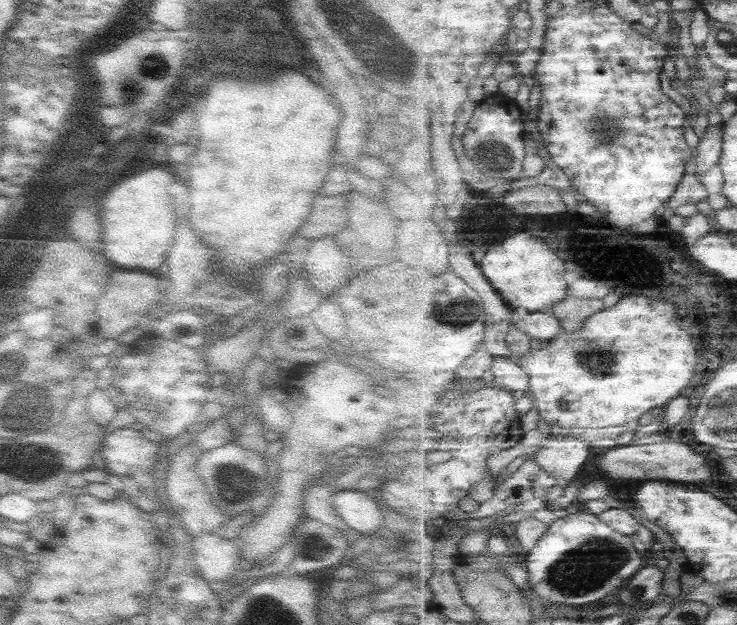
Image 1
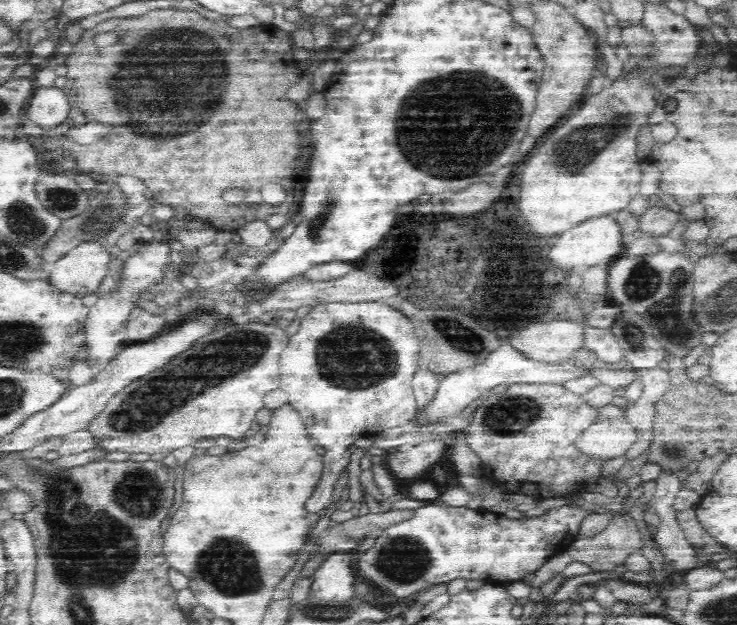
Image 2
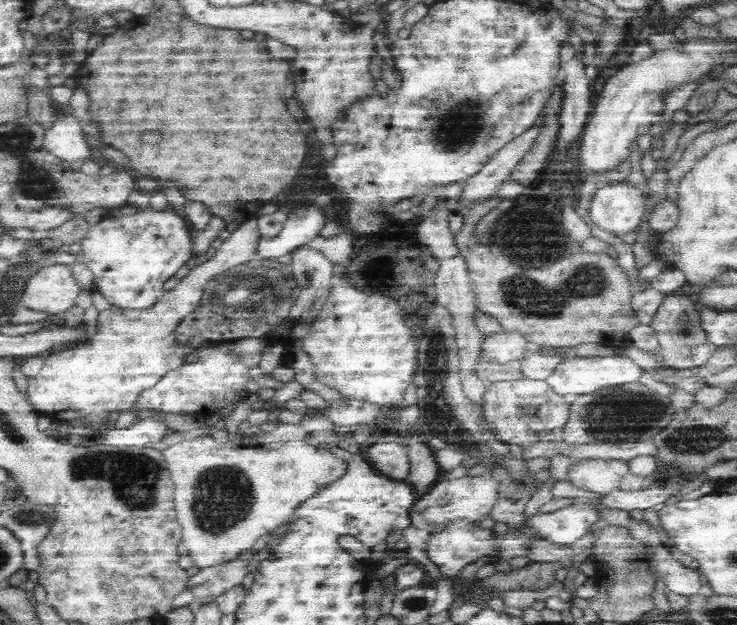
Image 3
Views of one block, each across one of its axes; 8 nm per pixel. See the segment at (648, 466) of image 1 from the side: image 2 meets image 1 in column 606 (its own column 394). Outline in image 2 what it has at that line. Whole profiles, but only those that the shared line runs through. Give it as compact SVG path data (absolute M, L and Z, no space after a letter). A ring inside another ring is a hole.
M428 440L418 444L410 452L394 452L388 462L383 462L387 470L392 470L398 478L418 478L428 468L432 468L444 456L448 444L442 440Z

